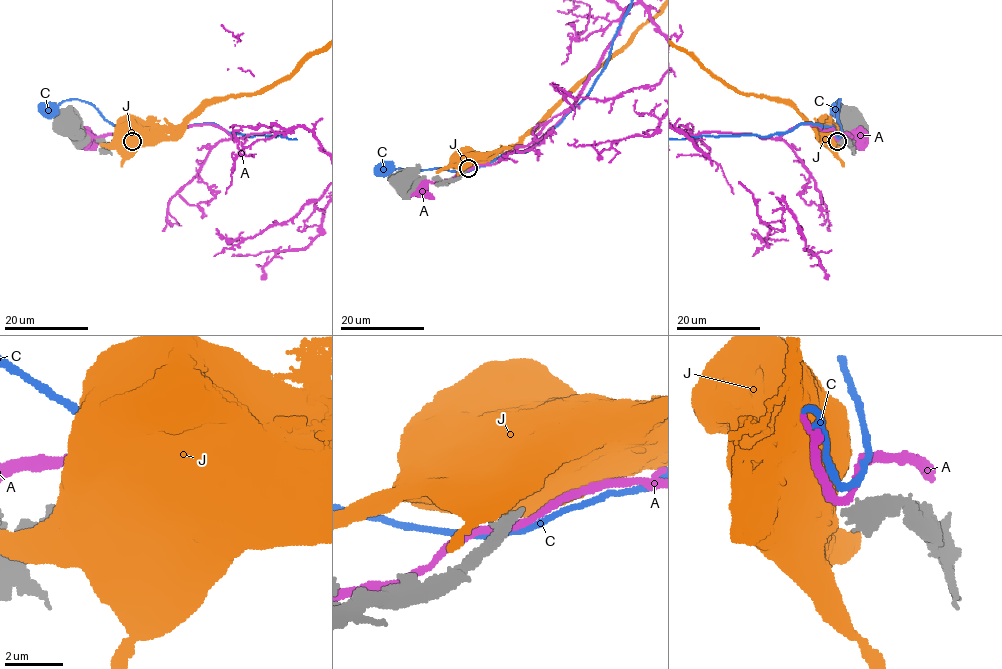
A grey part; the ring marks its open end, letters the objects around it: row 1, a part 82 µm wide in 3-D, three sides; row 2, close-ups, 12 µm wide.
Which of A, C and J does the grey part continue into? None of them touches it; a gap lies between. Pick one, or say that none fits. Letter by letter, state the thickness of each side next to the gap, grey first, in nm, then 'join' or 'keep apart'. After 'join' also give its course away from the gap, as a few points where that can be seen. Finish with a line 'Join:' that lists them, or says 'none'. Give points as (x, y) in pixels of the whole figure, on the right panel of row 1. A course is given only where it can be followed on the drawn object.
A: 320/240 nm | keep apart
C: 320/200 nm | keep apart
J: 320/1100 nm | keep apart
Join: none

